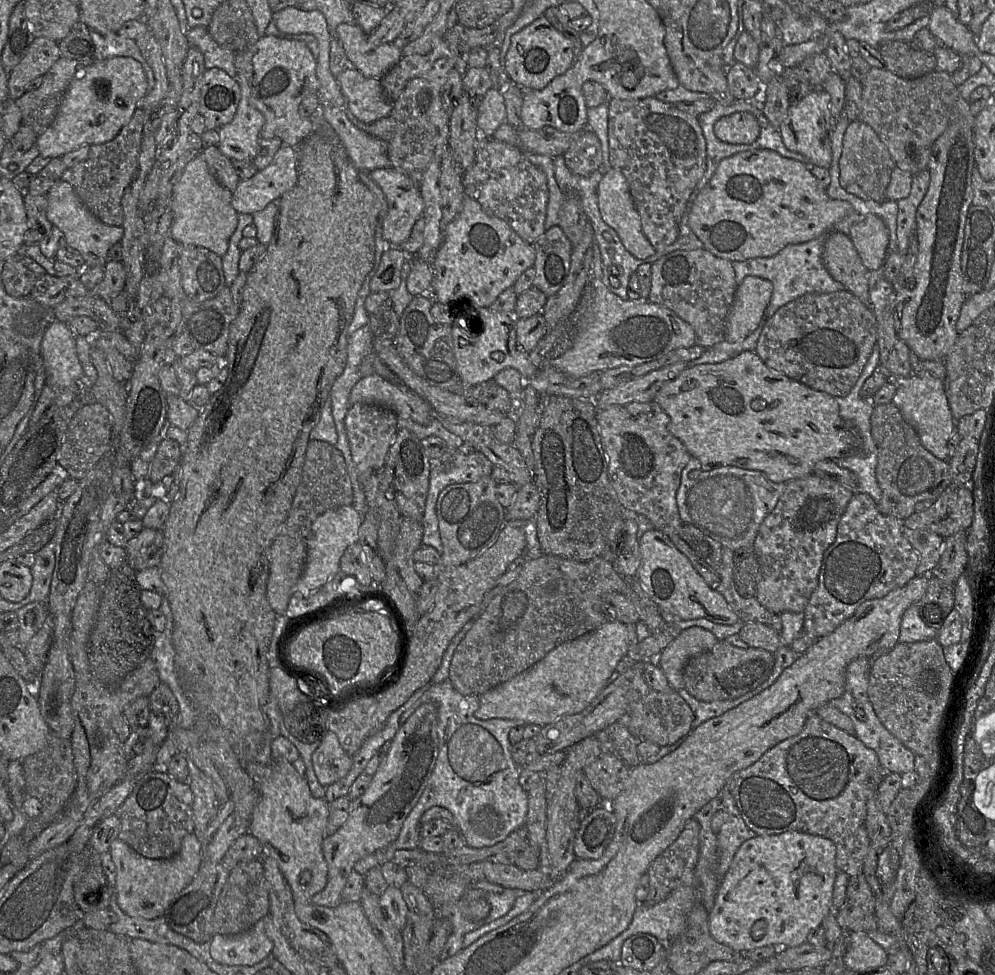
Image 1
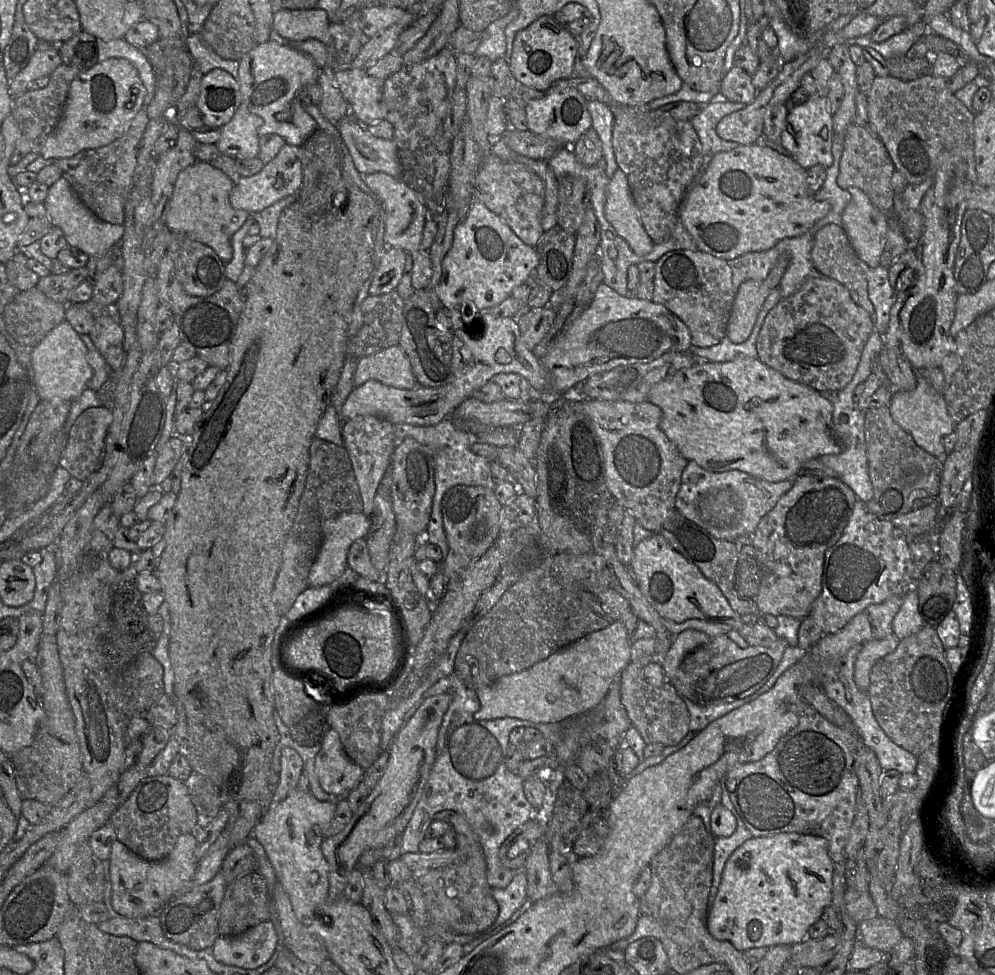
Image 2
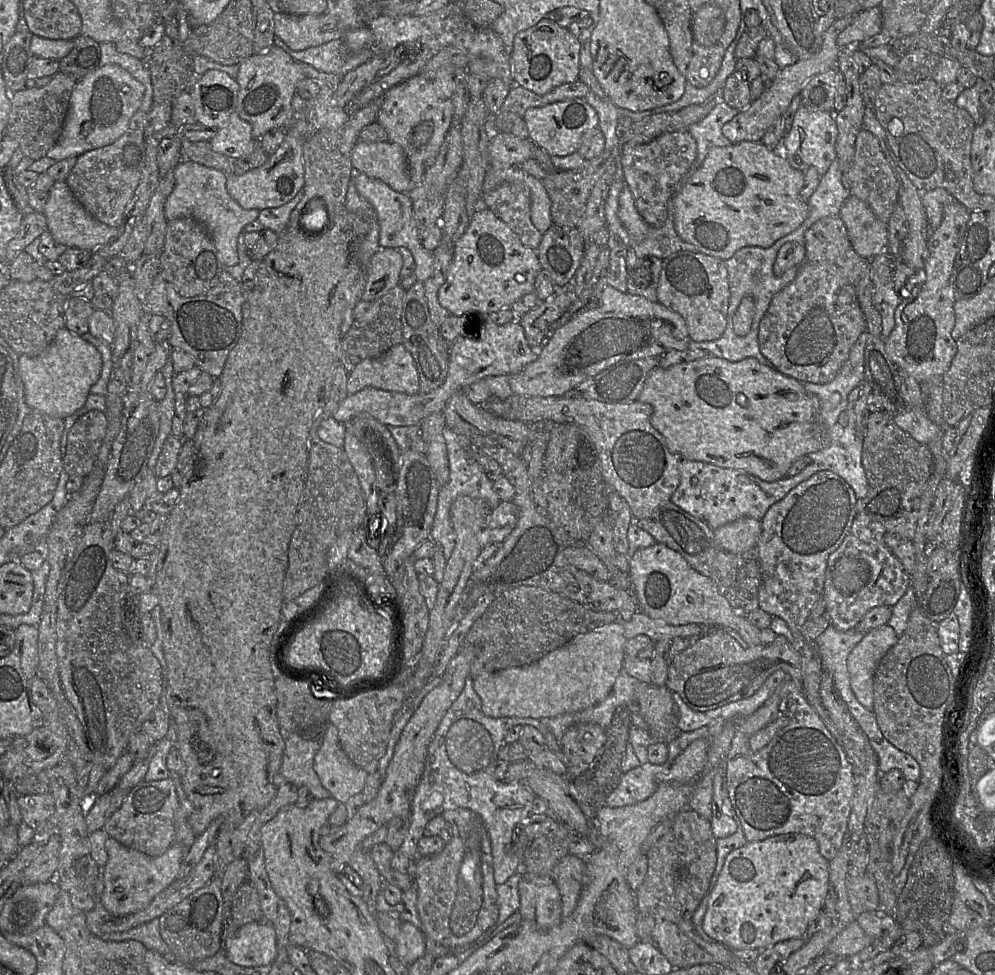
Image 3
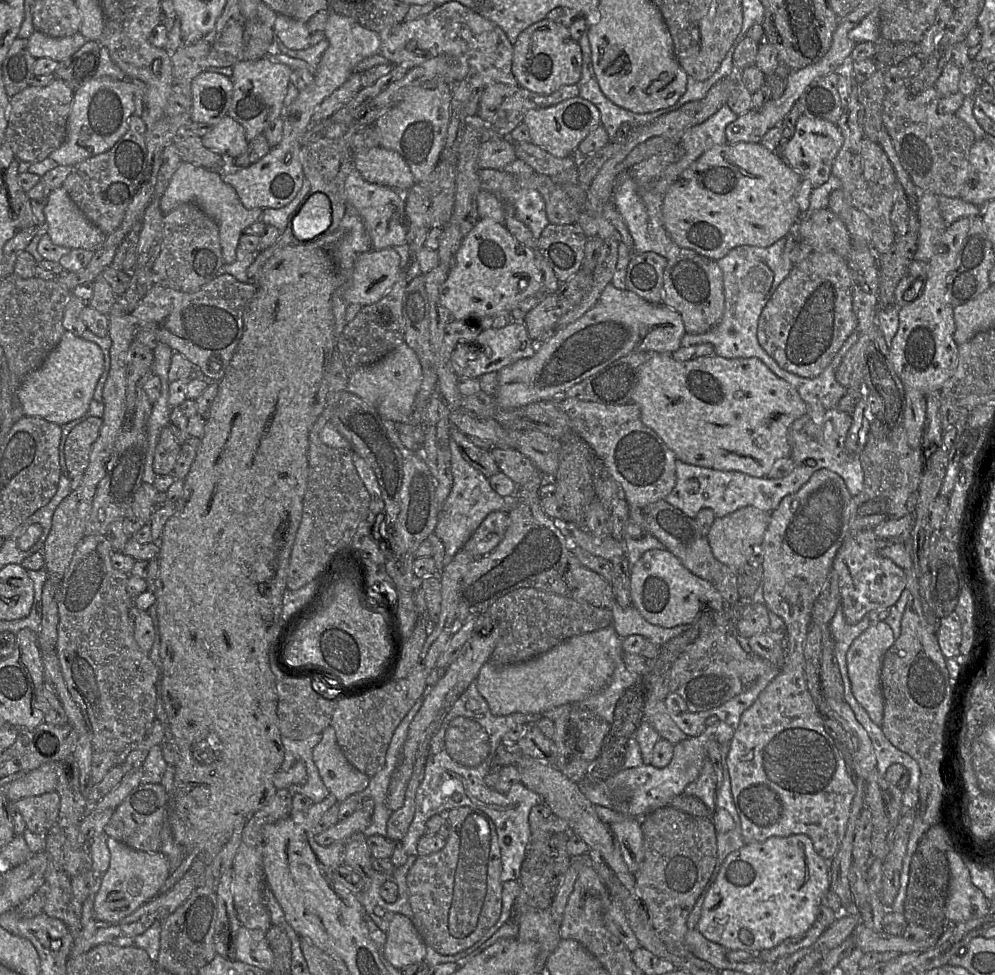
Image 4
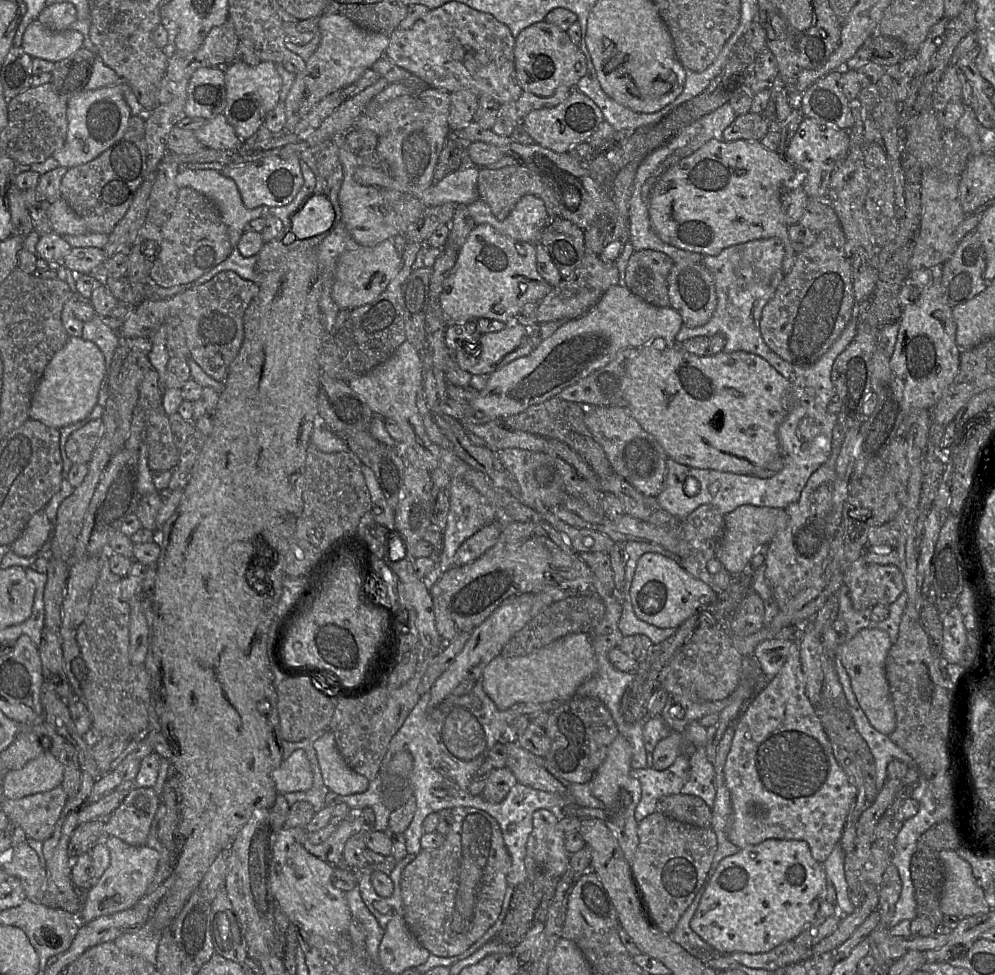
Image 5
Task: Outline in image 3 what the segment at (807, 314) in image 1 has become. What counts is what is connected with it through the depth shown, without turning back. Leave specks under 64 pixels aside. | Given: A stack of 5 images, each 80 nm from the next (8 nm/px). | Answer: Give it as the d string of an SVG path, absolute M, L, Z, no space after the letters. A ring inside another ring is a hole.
M804 262L792 282L771 300L758 332L762 355L779 373L799 382L827 384L849 358L859 336L867 331L855 290L834 265Z

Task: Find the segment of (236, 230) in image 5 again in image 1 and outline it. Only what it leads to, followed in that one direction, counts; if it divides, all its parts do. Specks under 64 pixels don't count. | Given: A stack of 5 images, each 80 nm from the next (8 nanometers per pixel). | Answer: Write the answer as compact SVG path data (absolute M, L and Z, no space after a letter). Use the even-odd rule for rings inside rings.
M198 154L186 165L173 187L170 236L179 244L203 247L222 257L228 250L229 239L238 223L239 214L231 204L232 194L219 184L202 154Z

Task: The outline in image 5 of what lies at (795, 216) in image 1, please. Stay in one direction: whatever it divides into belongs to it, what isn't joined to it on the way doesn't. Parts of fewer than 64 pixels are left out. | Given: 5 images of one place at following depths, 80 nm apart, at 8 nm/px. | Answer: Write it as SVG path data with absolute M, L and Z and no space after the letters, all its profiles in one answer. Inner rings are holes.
M710 140L671 166L655 183L648 206L651 226L663 242L704 256L717 256L726 248L753 240L780 238L780 235L788 234L781 196L784 189L796 189L803 181L789 161L764 147L760 141Z

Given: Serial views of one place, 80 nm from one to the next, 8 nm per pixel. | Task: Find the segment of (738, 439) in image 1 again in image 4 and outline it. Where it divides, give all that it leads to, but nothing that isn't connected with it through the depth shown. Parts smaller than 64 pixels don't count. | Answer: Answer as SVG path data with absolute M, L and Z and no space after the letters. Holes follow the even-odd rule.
M652 353L651 358L641 366L631 402L639 406L643 424L652 429L663 440L678 460L686 464L719 471L739 471L757 478L766 477L777 460L790 457L789 429L795 420L806 413L806 405L798 391L790 383L774 374L758 358L726 359L715 354L688 361L676 361L672 358L671 353Z

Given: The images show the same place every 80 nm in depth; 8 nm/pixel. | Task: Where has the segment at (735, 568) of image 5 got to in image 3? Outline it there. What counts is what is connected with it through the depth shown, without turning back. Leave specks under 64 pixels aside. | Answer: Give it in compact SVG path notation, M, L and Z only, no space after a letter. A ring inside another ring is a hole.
M742 517L713 530L718 546L727 552L741 555L754 548L761 535L761 521Z

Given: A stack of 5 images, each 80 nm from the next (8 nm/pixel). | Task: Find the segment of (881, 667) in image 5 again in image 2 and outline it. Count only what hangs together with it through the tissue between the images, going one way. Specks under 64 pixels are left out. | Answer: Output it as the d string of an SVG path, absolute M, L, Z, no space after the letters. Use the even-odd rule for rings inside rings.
M894 633L878 640L870 640L862 644L854 665L854 681L857 687L868 693L870 673L873 666L884 656L892 653L900 640Z

